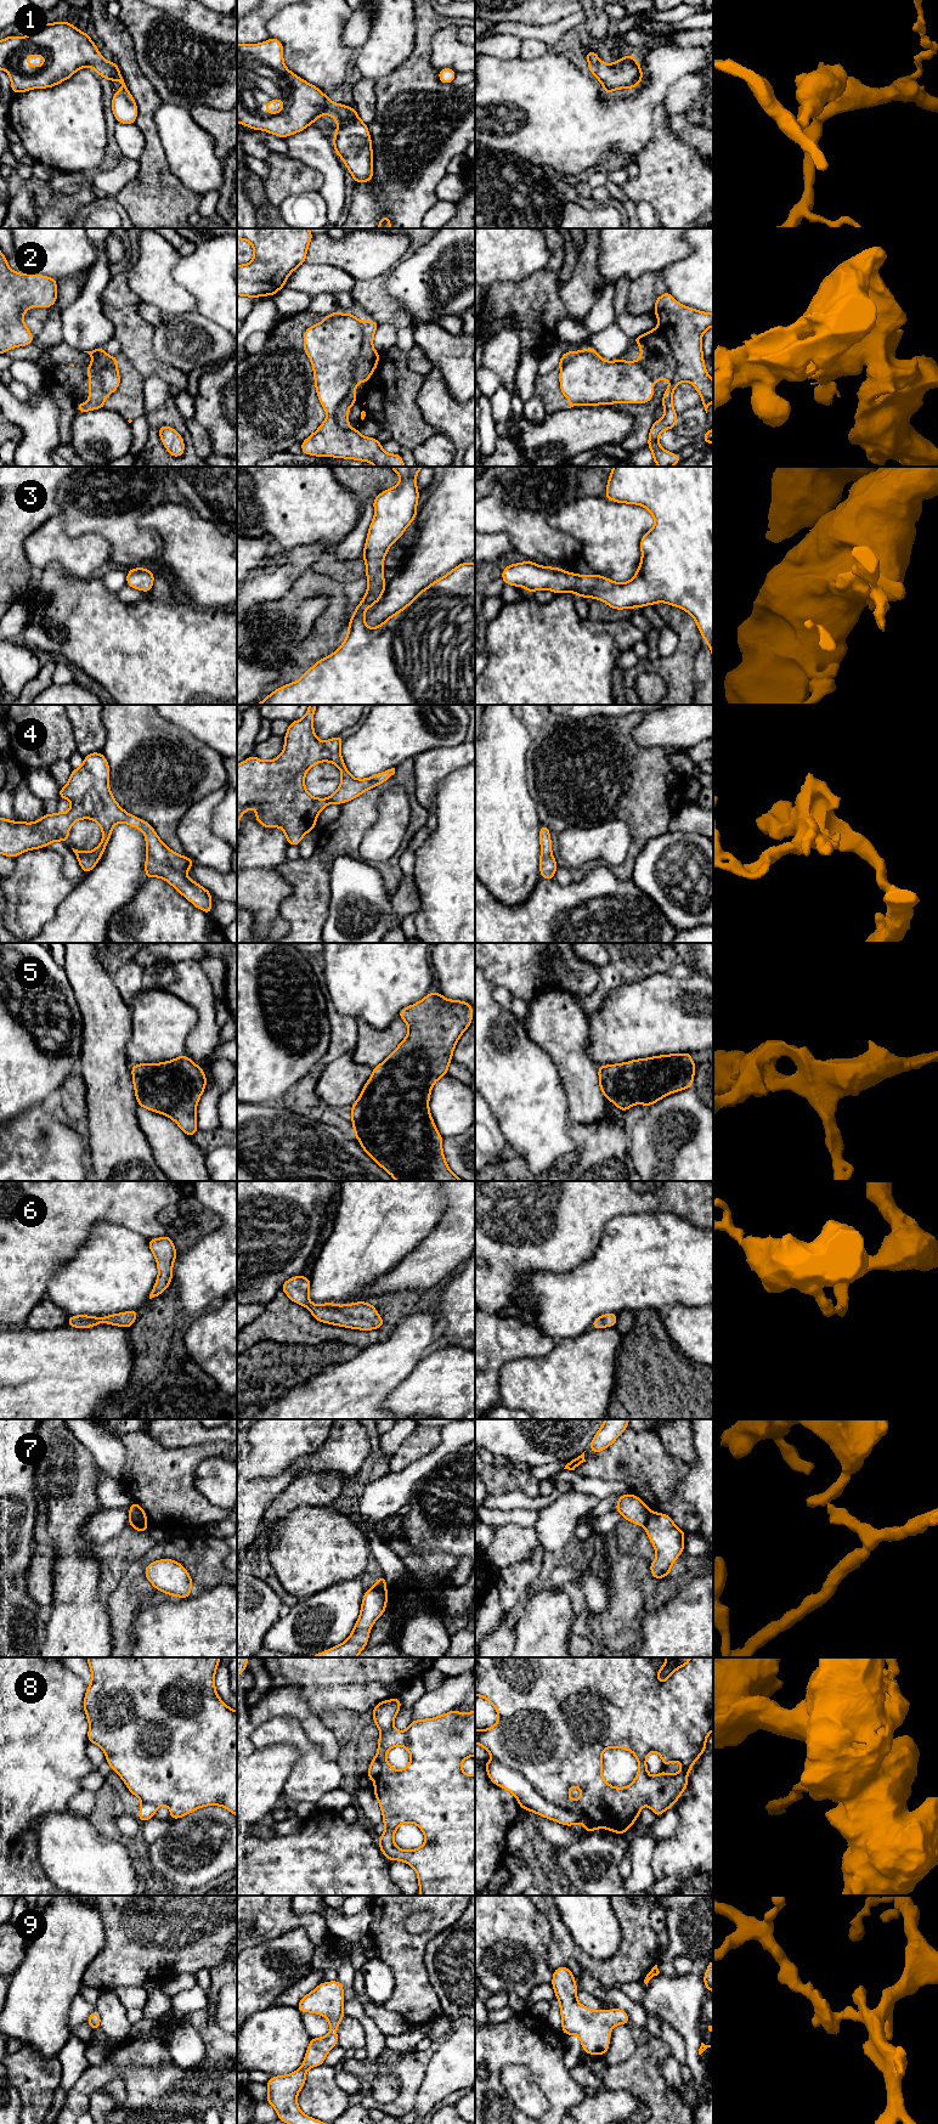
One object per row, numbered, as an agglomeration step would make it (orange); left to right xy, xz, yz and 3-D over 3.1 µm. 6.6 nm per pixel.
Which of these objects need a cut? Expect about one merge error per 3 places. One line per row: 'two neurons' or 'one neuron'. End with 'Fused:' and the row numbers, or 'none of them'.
1: one neuron
2: two neurons
3: one neuron
4: one neuron
5: one neuron
6: one neuron
7: two neurons
8: two neurons
9: one neuron
Fused: 2, 7, 8

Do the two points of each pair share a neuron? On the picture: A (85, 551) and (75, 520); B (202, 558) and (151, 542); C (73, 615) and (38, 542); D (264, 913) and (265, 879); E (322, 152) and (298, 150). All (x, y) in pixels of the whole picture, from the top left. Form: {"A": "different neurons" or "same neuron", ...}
{"A": "different neurons", "B": "different neurons", "C": "different neurons", "D": "same neuron", "E": "same neuron"}

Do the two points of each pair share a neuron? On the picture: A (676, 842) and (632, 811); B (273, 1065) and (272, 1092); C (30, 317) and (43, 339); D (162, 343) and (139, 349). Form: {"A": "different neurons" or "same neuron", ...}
{"A": "different neurons", "B": "same neuron", "C": "different neurons", "D": "different neurons"}

